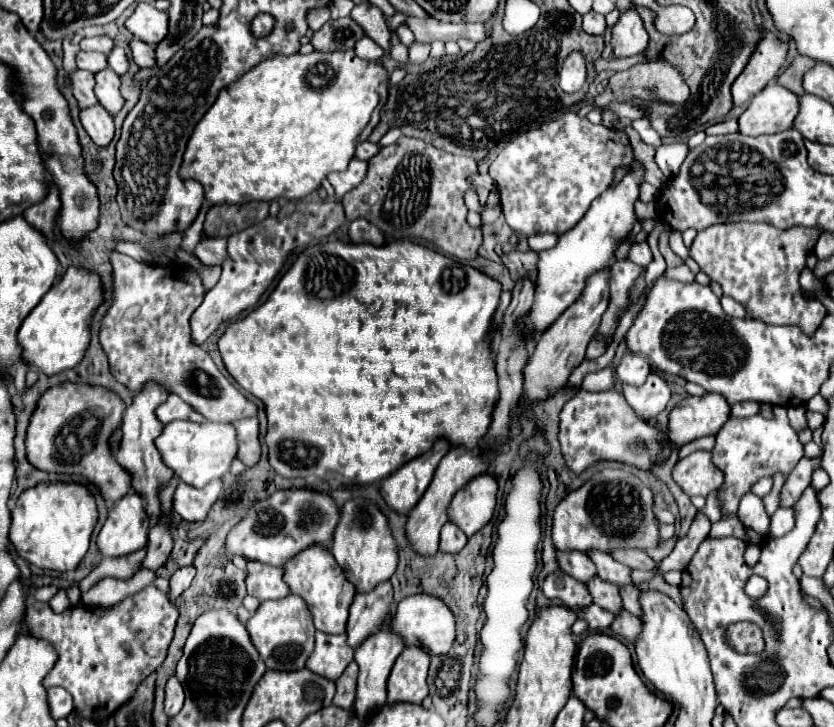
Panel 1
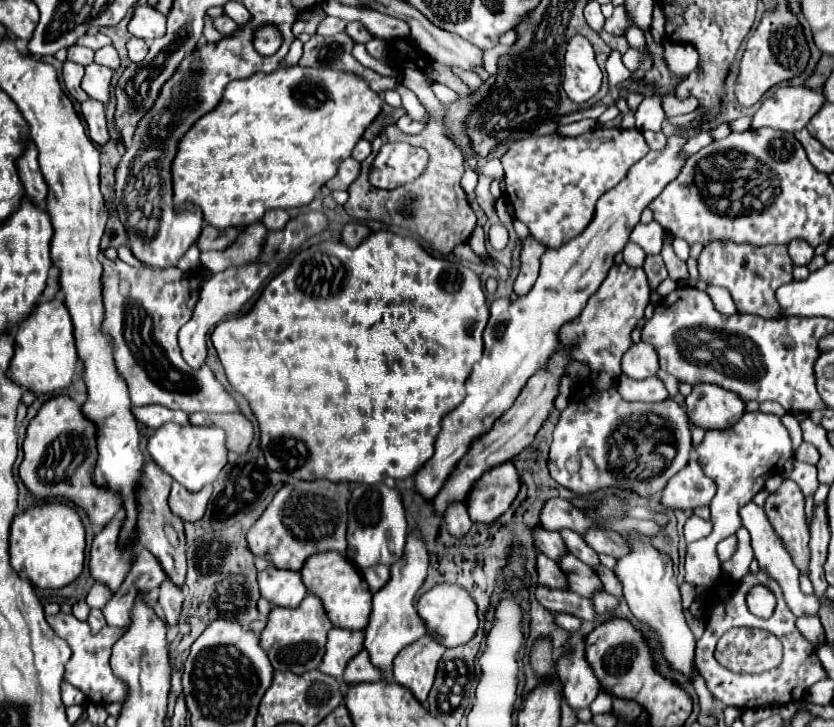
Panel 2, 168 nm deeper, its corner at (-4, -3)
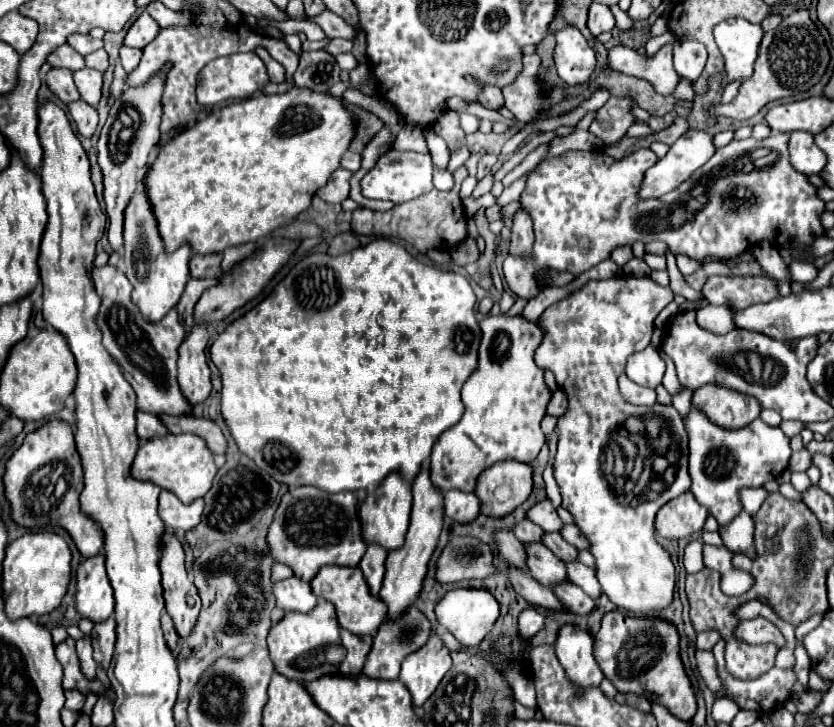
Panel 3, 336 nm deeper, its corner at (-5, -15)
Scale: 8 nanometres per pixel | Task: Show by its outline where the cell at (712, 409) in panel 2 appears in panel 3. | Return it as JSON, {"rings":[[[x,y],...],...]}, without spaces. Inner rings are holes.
{"rings":[[[704,385],[696,389],[692,403],[700,407],[700,411],[710,417],[710,421],[724,429],[740,429],[752,423],[762,411],[760,403],[756,403],[752,395],[728,391],[720,385]]]}

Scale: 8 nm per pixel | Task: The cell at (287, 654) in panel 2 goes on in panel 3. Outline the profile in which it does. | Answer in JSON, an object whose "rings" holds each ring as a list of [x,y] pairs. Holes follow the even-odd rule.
{"rings":[[[320,599],[318,605],[310,613],[286,613],[284,619],[270,629],[268,635],[268,649],[270,659],[274,661],[274,667],[280,675],[294,679],[294,681],[312,681],[320,675],[338,673],[340,665],[340,651],[344,657],[344,649],[340,641],[340,625],[336,617],[336,609],[330,601]]]}

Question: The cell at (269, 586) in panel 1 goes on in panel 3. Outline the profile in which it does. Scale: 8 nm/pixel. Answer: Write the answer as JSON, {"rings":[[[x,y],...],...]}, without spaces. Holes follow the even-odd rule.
{"rings":[[[296,577],[274,583],[274,595],[276,595],[276,607],[284,611],[308,613],[316,607],[318,601],[316,595],[312,593],[310,583],[304,583]]]}

